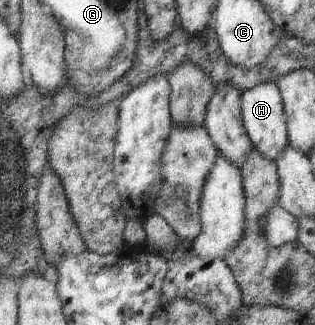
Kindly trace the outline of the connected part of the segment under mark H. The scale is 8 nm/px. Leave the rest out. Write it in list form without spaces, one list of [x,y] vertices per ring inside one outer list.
[[[261,81],[255,83],[255,87],[247,87],[245,91],[241,91],[239,109],[245,135],[252,147],[269,161],[275,162],[279,153],[283,153],[283,149],[288,145],[284,110],[276,84],[273,81]]]

